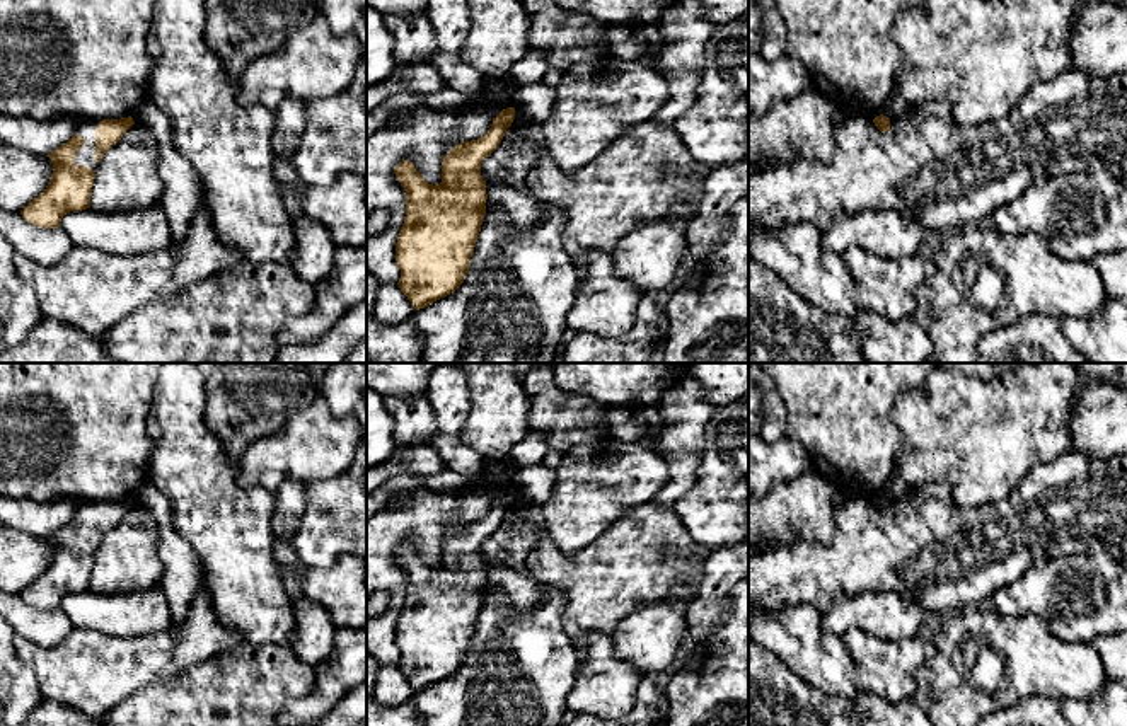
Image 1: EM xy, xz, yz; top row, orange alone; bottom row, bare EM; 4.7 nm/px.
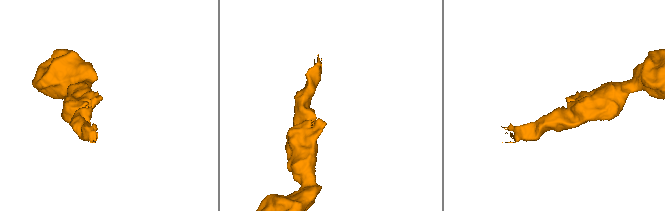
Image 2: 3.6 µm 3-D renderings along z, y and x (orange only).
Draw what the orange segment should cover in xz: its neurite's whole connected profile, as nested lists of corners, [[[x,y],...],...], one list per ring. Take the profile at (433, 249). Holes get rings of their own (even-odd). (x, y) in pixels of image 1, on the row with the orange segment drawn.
[[[506,107],[484,136],[455,145],[443,157],[440,184],[426,182],[411,160],[402,160],[394,169],[406,191],[406,216],[396,242],[396,264],[401,269],[397,286],[414,310],[454,293],[464,283],[486,215],[488,194],[481,164],[498,148],[513,119],[515,107]]]

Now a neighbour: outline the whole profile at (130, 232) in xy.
[[[160,203],[142,210],[102,213],[92,208],[66,213],[60,228],[73,247],[90,247],[118,256],[165,249],[172,230]]]

